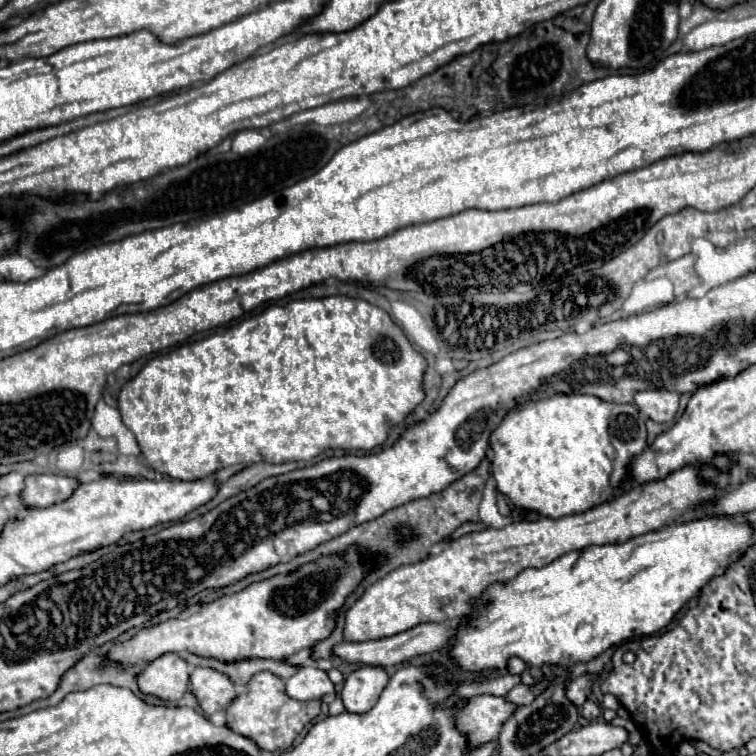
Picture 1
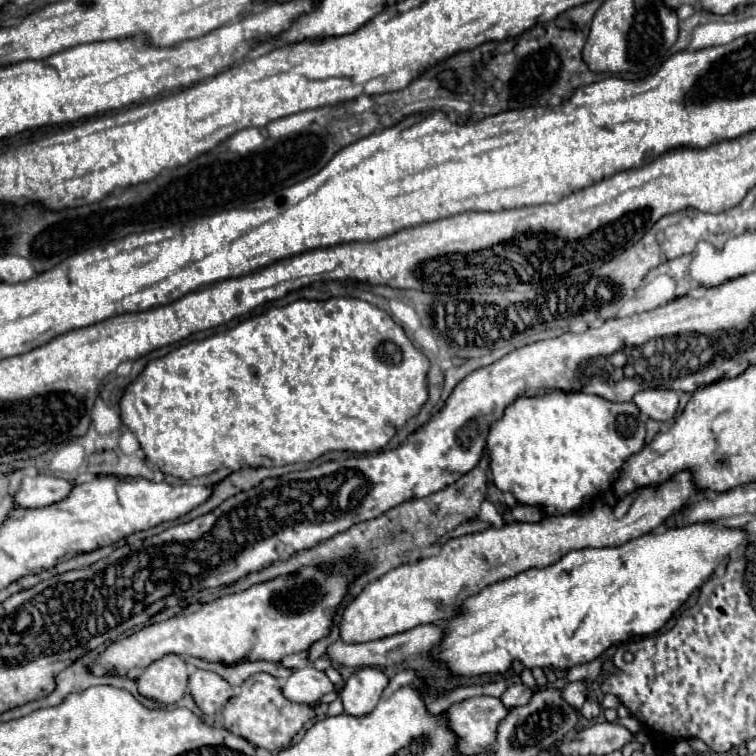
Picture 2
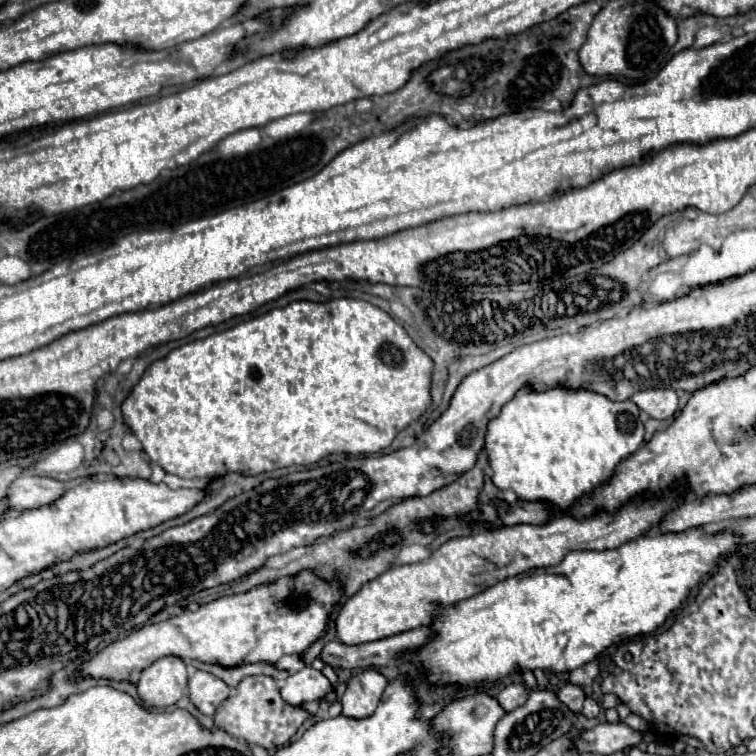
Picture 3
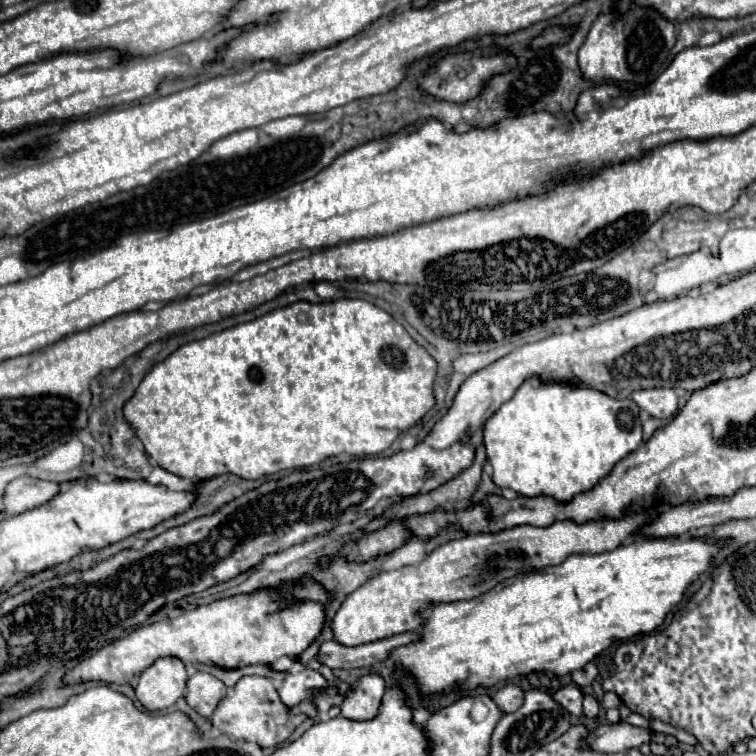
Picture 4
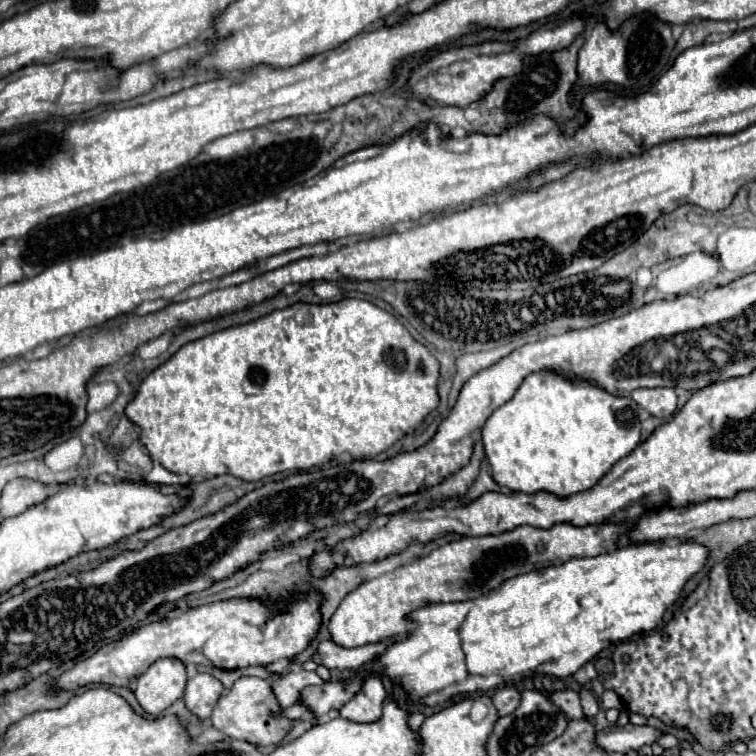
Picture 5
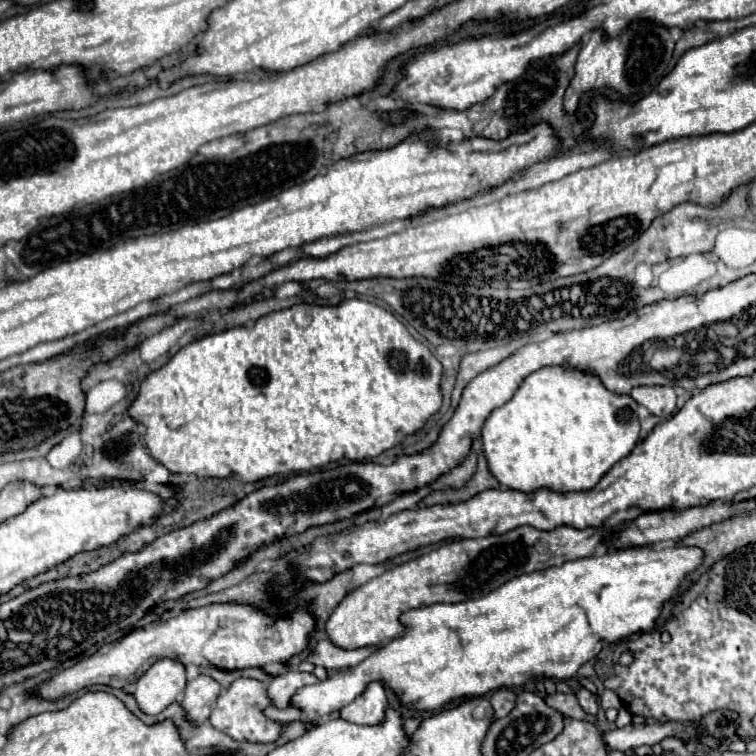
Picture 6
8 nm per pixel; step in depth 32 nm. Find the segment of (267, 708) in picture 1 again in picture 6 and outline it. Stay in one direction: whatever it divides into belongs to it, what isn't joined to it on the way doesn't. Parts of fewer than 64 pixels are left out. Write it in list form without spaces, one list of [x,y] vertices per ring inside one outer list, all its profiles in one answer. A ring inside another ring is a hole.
[[[238,678],[228,690],[224,690],[218,700],[216,706],[212,708],[210,714],[210,724],[228,734],[234,740],[246,740],[246,742],[256,742],[256,744],[272,744],[280,738],[282,728],[286,726],[286,722],[274,722],[270,720],[264,710],[272,706],[270,704],[270,696],[266,696],[266,684],[254,678]]]

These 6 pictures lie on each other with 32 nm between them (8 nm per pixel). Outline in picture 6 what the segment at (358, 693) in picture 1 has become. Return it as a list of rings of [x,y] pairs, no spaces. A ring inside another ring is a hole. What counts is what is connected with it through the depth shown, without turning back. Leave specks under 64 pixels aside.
[[[370,682],[366,690],[356,696],[350,704],[346,704],[340,710],[340,716],[348,722],[354,724],[378,724],[384,720],[384,710],[386,710],[386,692],[382,682]]]

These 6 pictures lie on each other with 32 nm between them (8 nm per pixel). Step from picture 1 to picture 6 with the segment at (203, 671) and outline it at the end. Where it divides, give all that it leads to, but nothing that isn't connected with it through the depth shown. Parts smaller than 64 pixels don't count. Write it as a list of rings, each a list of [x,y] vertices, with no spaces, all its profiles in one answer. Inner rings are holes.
[[[200,674],[194,680],[190,680],[186,684],[186,692],[182,698],[182,706],[188,712],[188,718],[198,726],[204,724],[216,704],[220,690],[222,686],[212,676]]]

